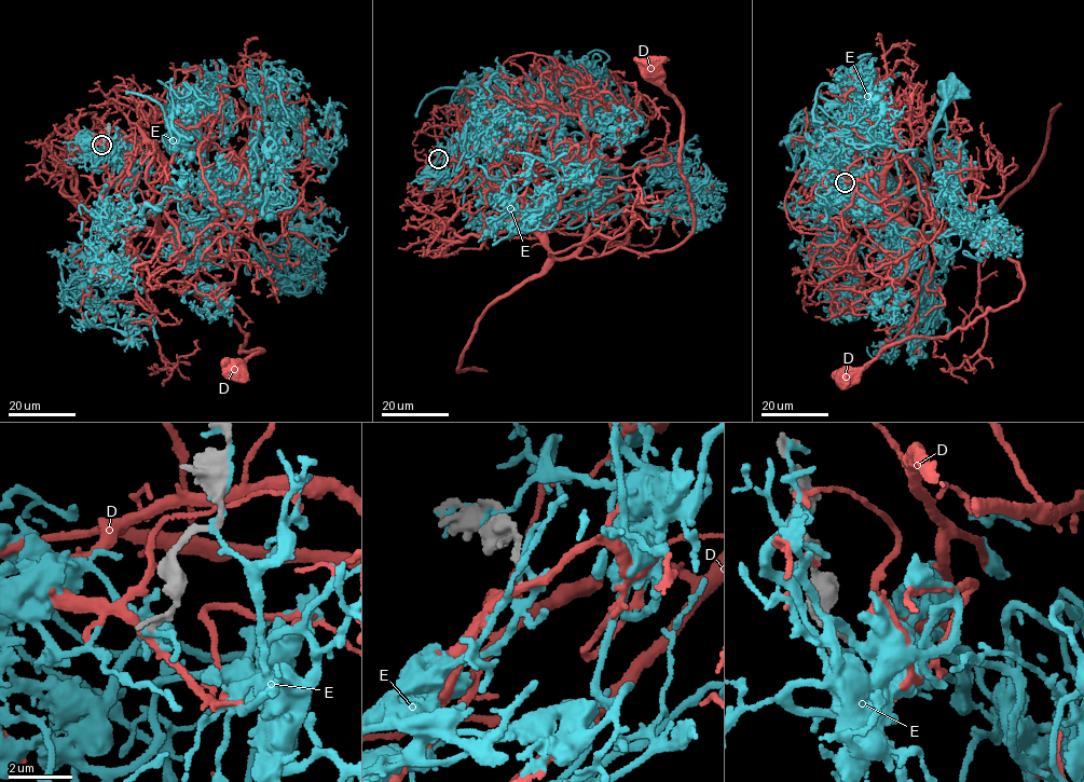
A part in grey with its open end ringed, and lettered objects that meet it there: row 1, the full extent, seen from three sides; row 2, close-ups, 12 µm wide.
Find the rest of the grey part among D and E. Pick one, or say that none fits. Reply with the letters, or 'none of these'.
none of these

